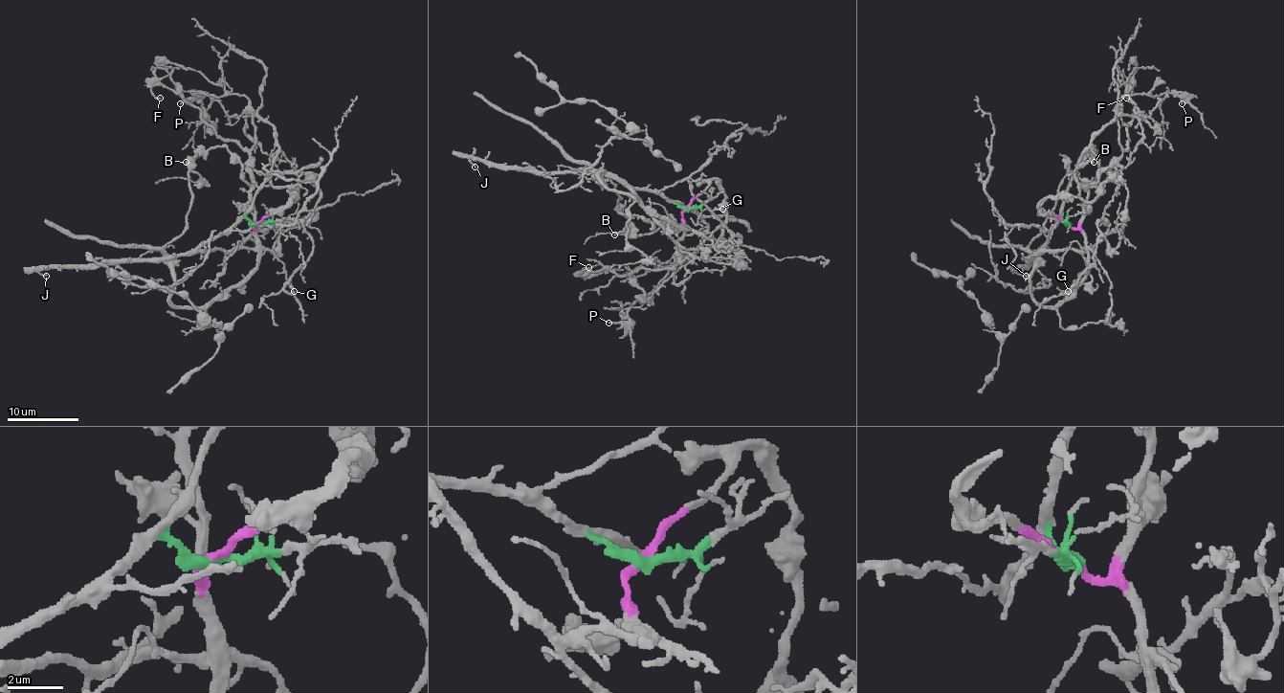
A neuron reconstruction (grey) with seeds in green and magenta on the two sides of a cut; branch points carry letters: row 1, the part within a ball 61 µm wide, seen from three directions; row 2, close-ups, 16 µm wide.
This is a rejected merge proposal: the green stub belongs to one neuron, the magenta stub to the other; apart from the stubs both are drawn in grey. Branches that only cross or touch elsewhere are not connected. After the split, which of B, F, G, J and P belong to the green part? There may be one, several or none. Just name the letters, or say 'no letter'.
G, J

